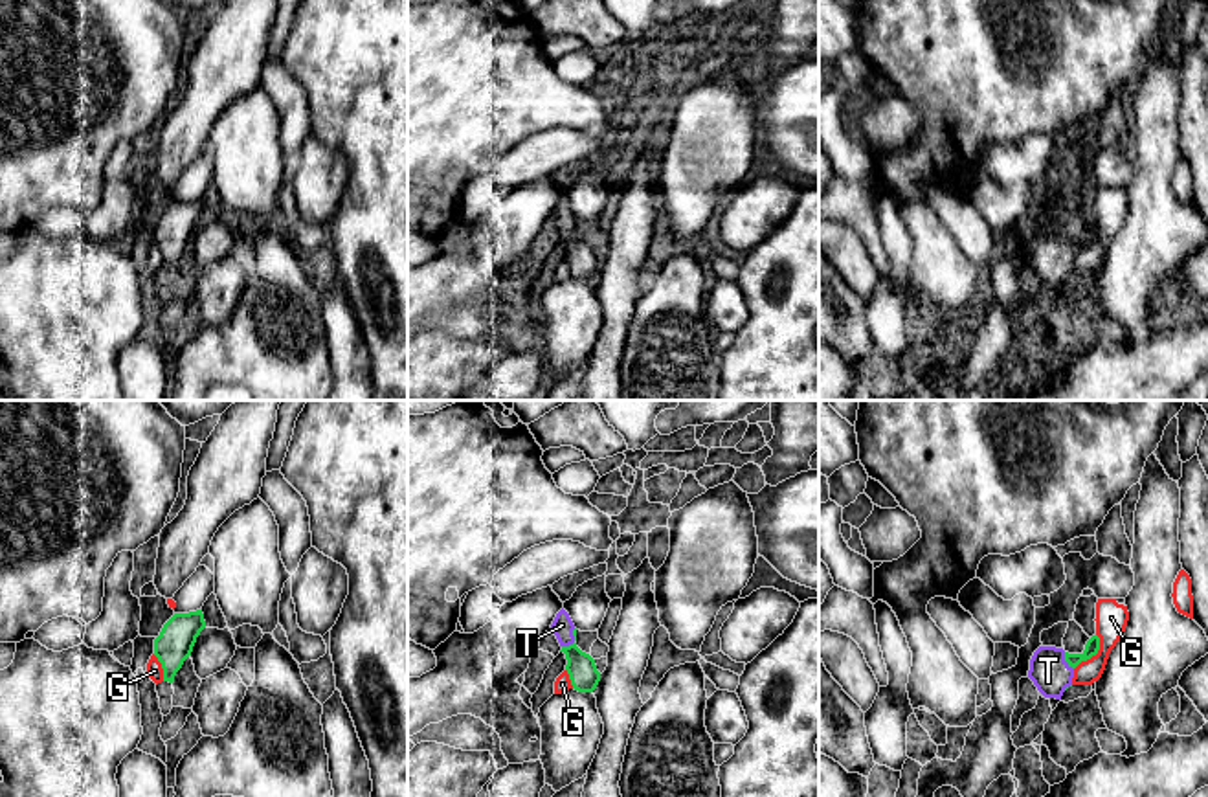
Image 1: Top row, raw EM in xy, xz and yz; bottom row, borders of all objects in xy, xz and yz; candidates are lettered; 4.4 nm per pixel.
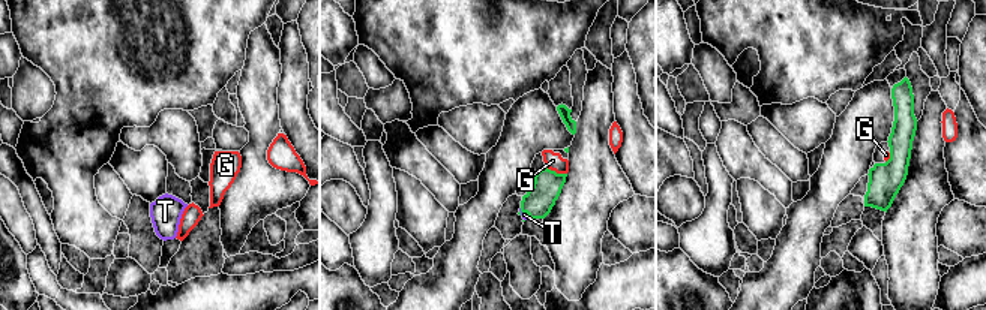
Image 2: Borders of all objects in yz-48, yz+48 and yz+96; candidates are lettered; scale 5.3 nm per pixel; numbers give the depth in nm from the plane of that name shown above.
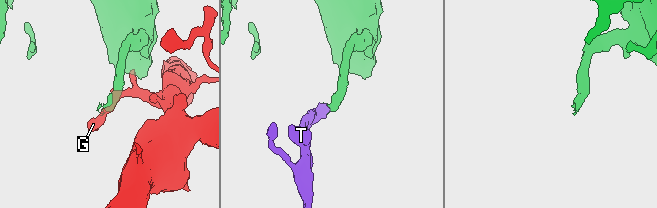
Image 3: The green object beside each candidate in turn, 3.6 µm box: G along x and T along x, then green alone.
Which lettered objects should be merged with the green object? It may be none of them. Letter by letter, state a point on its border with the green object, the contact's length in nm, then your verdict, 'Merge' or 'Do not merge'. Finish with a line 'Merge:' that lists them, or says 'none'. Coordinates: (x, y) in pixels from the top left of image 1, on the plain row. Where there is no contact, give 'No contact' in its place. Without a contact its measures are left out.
G: Touches green at yz (1095, 243). Shared border 190 nm. Do not merge
T: Touches green at yz (1067, 250). Shared border 90 nm. Merge
Merge: T

